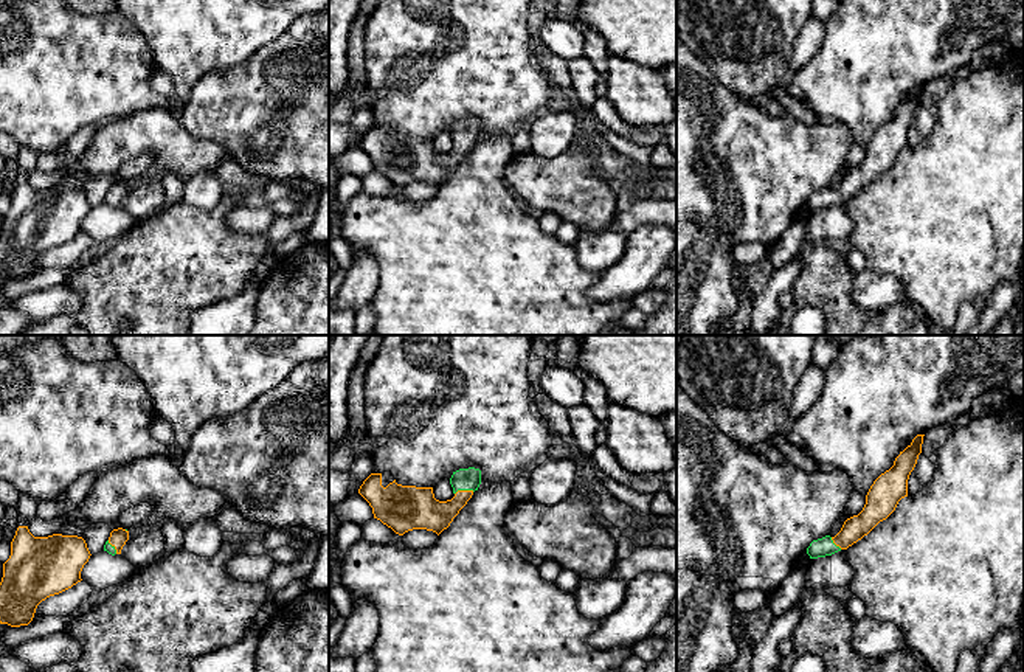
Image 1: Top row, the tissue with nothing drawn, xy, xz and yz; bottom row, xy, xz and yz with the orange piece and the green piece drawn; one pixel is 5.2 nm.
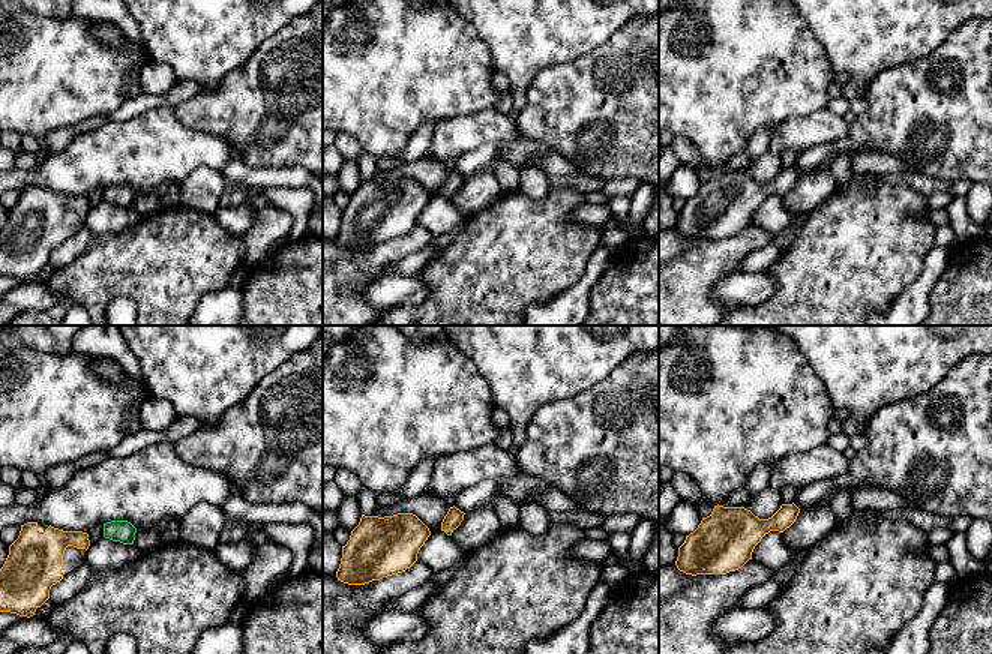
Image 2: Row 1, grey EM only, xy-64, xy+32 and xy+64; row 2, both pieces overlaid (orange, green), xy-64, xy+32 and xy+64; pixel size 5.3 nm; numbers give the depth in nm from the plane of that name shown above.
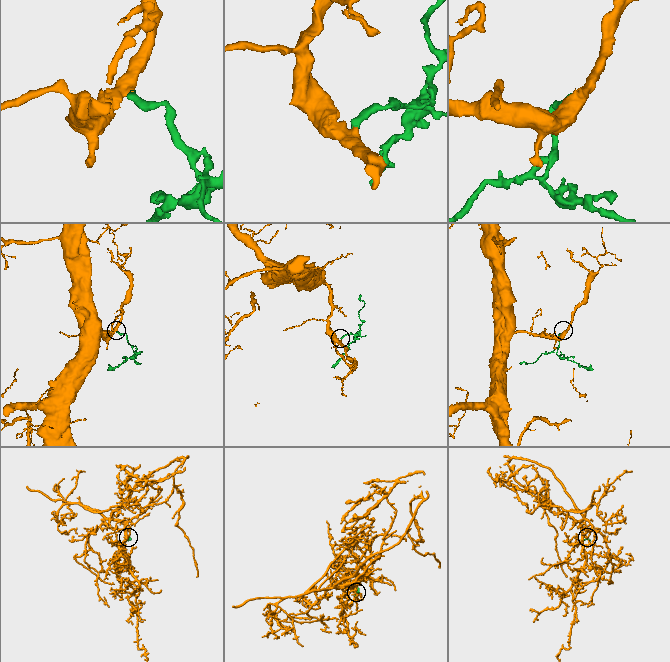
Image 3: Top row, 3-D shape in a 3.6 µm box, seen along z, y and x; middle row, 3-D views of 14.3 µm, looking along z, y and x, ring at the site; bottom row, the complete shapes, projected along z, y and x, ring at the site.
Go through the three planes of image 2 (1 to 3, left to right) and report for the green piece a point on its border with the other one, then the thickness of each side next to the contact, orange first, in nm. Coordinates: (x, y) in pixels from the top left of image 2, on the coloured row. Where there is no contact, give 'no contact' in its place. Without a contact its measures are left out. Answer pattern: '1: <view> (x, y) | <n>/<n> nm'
1: no contact
2: xy+32 (447, 530) | 90/30 nm
3: no contact

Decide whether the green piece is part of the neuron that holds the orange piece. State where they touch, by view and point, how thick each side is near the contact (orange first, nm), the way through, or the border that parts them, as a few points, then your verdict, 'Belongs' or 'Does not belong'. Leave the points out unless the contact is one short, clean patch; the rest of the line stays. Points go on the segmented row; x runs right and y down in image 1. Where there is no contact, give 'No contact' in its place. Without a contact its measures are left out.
Touches orange at xz (464, 491). Thickness 200 nm (orange) against 110 nm. Path across: xz (419, 508), (449, 508), (464, 491), (464, 483), (469, 478). Belongs

